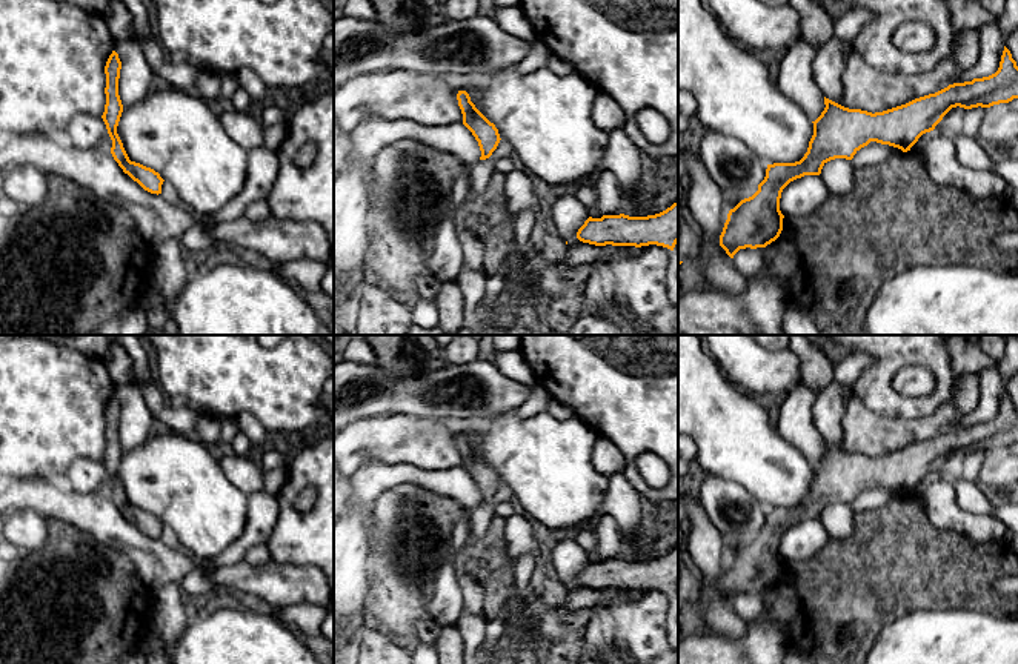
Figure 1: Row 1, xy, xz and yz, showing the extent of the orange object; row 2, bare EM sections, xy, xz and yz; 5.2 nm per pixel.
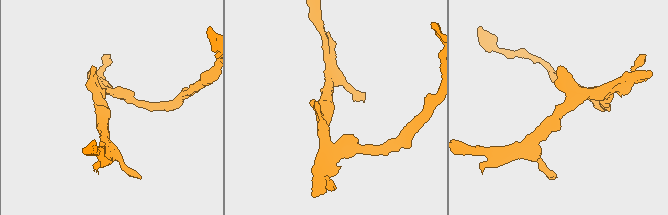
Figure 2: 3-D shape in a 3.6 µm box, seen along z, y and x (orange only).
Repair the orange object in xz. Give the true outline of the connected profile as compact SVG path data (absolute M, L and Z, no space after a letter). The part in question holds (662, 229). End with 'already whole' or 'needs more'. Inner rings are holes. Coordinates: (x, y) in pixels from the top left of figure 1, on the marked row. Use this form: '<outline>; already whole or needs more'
M678 201L666 211L647 217L603 215L589 217L578 229L577 238L595 246L649 246L674 251L678 243Z; already whole

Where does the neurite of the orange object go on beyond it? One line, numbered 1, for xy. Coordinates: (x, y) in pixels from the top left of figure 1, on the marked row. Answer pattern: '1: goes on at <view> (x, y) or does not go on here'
1: does not go on here

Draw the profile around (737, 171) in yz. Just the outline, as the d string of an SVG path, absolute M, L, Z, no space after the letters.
M704 131L700 155L706 172L723 195L749 198L766 177L767 164L740 140L717 131Z

